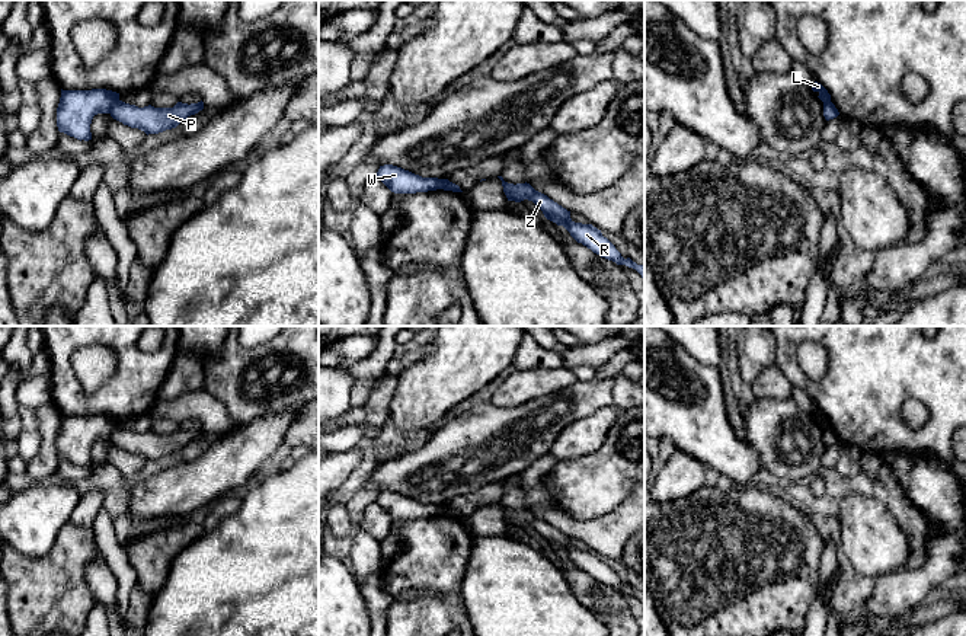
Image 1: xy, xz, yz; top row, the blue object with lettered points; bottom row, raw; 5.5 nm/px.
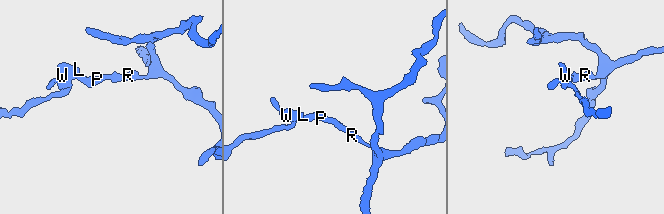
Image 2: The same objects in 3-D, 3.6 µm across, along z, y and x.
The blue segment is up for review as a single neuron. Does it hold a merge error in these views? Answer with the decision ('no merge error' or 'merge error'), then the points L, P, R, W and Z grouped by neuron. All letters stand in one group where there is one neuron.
merge error; groups L W / P R Z

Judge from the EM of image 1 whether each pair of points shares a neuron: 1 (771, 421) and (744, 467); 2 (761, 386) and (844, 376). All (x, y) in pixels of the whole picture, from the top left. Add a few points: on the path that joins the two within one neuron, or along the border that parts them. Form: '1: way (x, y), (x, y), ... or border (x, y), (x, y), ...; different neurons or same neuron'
1: border (745, 438), (758, 454), (763, 467); different neurons
2: border (774, 363), (793, 386); different neurons

